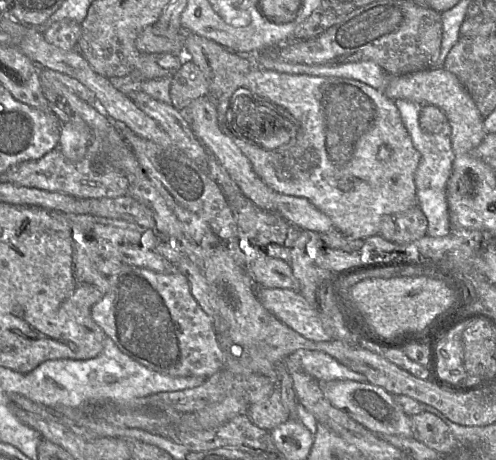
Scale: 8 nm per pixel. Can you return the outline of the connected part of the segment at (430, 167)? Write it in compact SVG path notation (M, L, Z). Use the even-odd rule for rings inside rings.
M392 100L401 120L411 137L414 148L420 154L420 161L415 171L417 205L427 219L427 233L431 237L443 237L450 233L450 218L446 199L446 184L452 170L454 152L451 146L451 127L448 121L443 123L438 133L428 134L419 126L421 105L407 100Z

